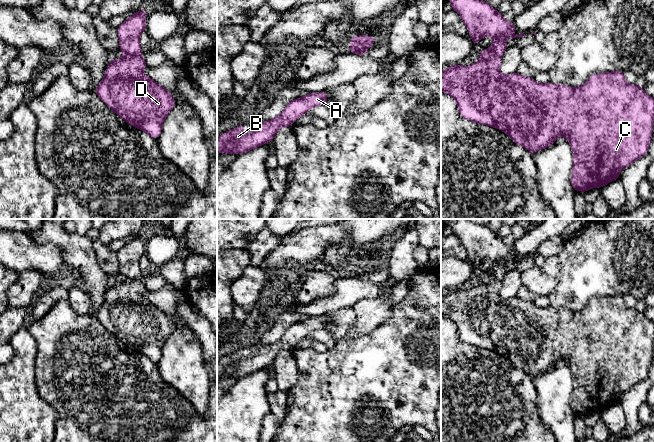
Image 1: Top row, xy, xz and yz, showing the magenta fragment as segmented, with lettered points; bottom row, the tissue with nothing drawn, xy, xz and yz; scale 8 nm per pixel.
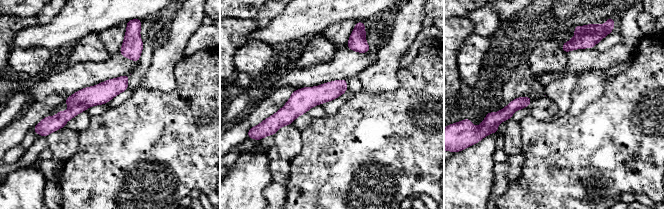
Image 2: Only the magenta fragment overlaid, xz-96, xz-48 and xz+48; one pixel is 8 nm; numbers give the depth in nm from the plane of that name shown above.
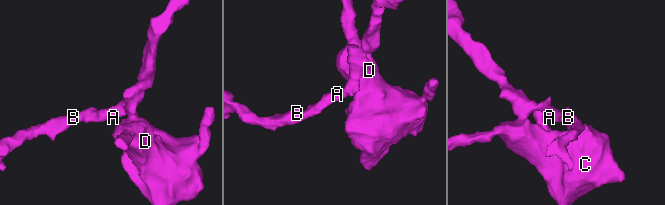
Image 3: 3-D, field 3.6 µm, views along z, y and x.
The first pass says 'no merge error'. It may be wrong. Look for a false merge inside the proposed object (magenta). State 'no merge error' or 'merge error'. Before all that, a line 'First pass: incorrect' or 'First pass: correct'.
First pass: incorrect
merge error

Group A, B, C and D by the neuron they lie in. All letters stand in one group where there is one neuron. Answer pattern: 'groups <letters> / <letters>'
groups A B / C D

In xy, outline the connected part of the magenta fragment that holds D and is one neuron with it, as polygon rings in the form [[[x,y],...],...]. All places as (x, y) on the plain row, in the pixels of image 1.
[[[128,280],[110,286],[105,294],[104,302],[94,317],[110,331],[119,341],[141,353],[154,363],[158,363],[162,348],[169,336],[176,329],[170,315],[148,301],[142,293],[148,291],[141,280]]]

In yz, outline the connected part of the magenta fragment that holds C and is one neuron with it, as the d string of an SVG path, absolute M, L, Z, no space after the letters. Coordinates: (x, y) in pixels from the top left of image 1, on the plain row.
M493 278L481 279L478 285L470 290L462 290L460 288L452 289L441 296L441 315L451 319L458 330L460 339L477 348L487 349L500 353L506 357L513 366L517 369L526 372L530 378L533 378L541 373L551 370L554 365L565 360L573 375L573 394L571 398L571 409L575 415L586 416L592 412L602 412L604 409L619 402L620 395L630 390L635 384L645 380L648 376L649 368L652 364L653 342L654 342L654 322L650 321L643 311L638 311L635 308L629 308L624 302L622 295L604 296L593 298L582 310L569 311L567 309L537 307L533 302L519 298L518 296L510 299L503 299L500 296L501 281Z

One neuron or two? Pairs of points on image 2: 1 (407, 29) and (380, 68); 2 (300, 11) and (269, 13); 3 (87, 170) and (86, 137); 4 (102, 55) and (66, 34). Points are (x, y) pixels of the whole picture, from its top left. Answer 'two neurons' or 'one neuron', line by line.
1: one neuron
2: two neurons
3: one neuron
4: two neurons

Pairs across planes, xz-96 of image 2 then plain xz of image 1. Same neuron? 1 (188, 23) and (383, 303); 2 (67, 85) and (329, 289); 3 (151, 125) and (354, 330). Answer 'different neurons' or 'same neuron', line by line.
1: same neuron
2: different neurons
3: different neurons

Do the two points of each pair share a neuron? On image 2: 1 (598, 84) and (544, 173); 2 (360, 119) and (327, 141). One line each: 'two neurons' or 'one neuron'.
1: two neurons
2: one neuron

